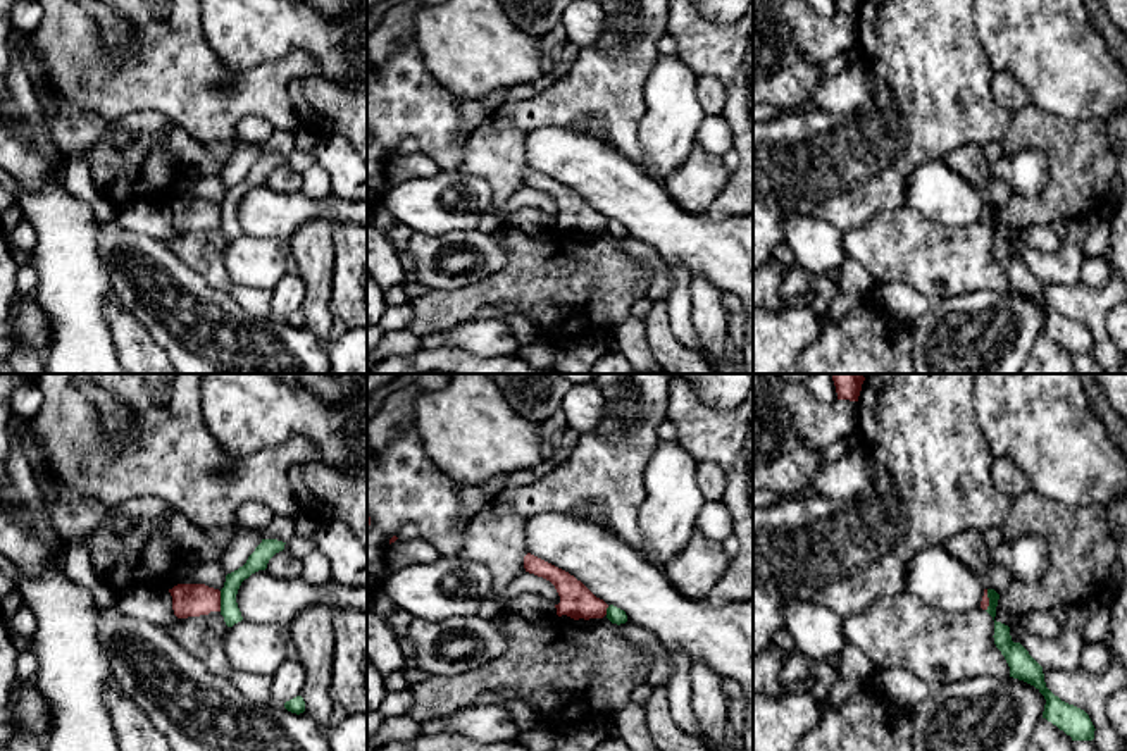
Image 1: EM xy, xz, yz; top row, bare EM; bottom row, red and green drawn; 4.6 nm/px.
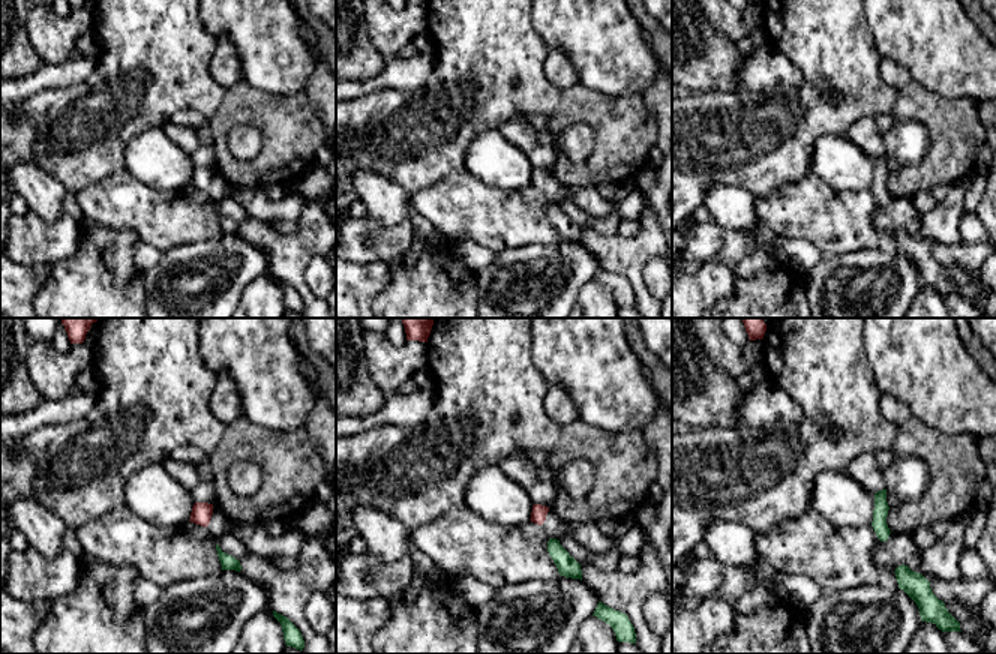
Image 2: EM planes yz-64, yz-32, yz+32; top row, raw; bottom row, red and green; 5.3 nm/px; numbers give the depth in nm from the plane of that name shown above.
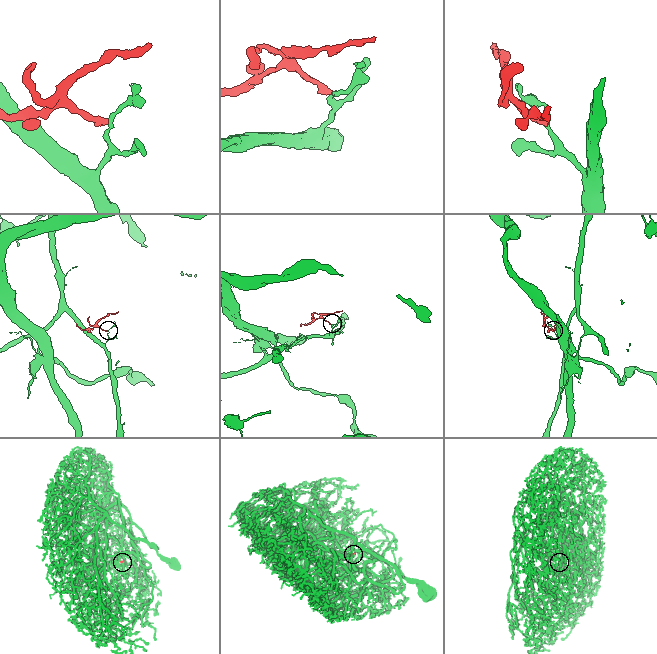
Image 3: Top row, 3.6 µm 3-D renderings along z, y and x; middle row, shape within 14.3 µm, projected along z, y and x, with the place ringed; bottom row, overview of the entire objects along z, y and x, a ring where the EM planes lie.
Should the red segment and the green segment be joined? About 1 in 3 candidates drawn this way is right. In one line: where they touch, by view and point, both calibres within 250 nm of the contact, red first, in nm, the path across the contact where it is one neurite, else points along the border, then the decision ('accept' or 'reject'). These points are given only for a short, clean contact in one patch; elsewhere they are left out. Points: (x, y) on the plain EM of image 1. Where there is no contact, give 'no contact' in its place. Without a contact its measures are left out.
meets red in xy at (219, 216); 160 nm thick on the red side, 90 nm on the other; border along xy (219, 205), (221, 224); reject

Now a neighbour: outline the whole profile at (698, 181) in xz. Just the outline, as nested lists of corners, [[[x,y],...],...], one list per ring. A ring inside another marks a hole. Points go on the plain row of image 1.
[[[694,145],[689,157],[667,179],[665,188],[682,210],[705,217],[727,181],[729,174],[720,157]]]

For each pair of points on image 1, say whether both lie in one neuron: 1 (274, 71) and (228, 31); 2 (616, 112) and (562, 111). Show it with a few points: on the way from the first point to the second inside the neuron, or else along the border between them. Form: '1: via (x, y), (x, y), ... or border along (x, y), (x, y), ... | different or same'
1: border along (304, 52), (243, 71), (223, 62) | different
2: via (602, 107), (576, 107) | same

